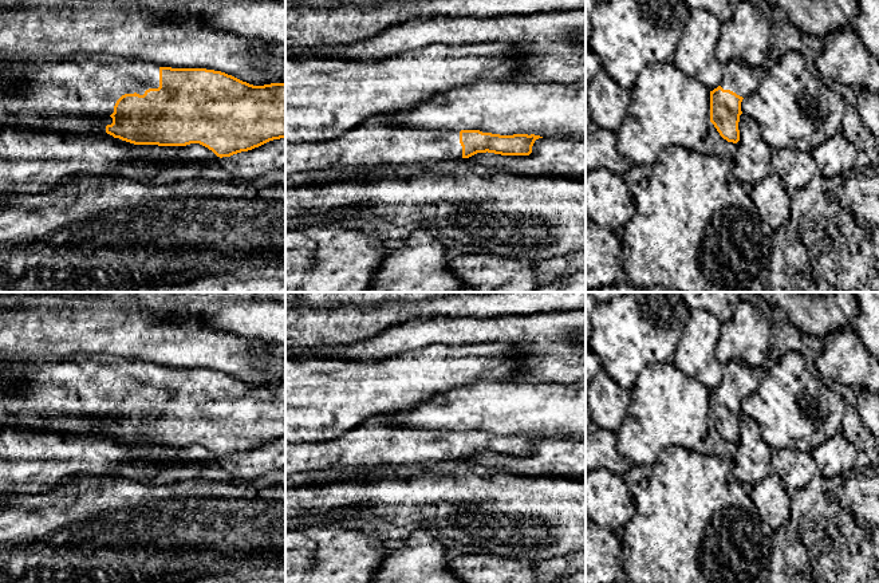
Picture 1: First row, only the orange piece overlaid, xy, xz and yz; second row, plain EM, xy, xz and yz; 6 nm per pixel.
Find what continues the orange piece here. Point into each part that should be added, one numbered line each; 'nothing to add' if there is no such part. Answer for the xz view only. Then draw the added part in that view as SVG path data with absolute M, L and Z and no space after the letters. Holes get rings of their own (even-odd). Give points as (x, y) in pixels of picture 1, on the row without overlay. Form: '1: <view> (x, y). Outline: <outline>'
1: xz (378, 441). Outline: M381 415L324 442L285 442L285 477L342 466L461 462L460 430L413 429Z

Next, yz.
1: yz (738, 377). Outline: M730 361L724 365L724 378L721 383L724 390L730 390L746 398L752 395L758 386L760 381L754 377L753 369L742 361Z

